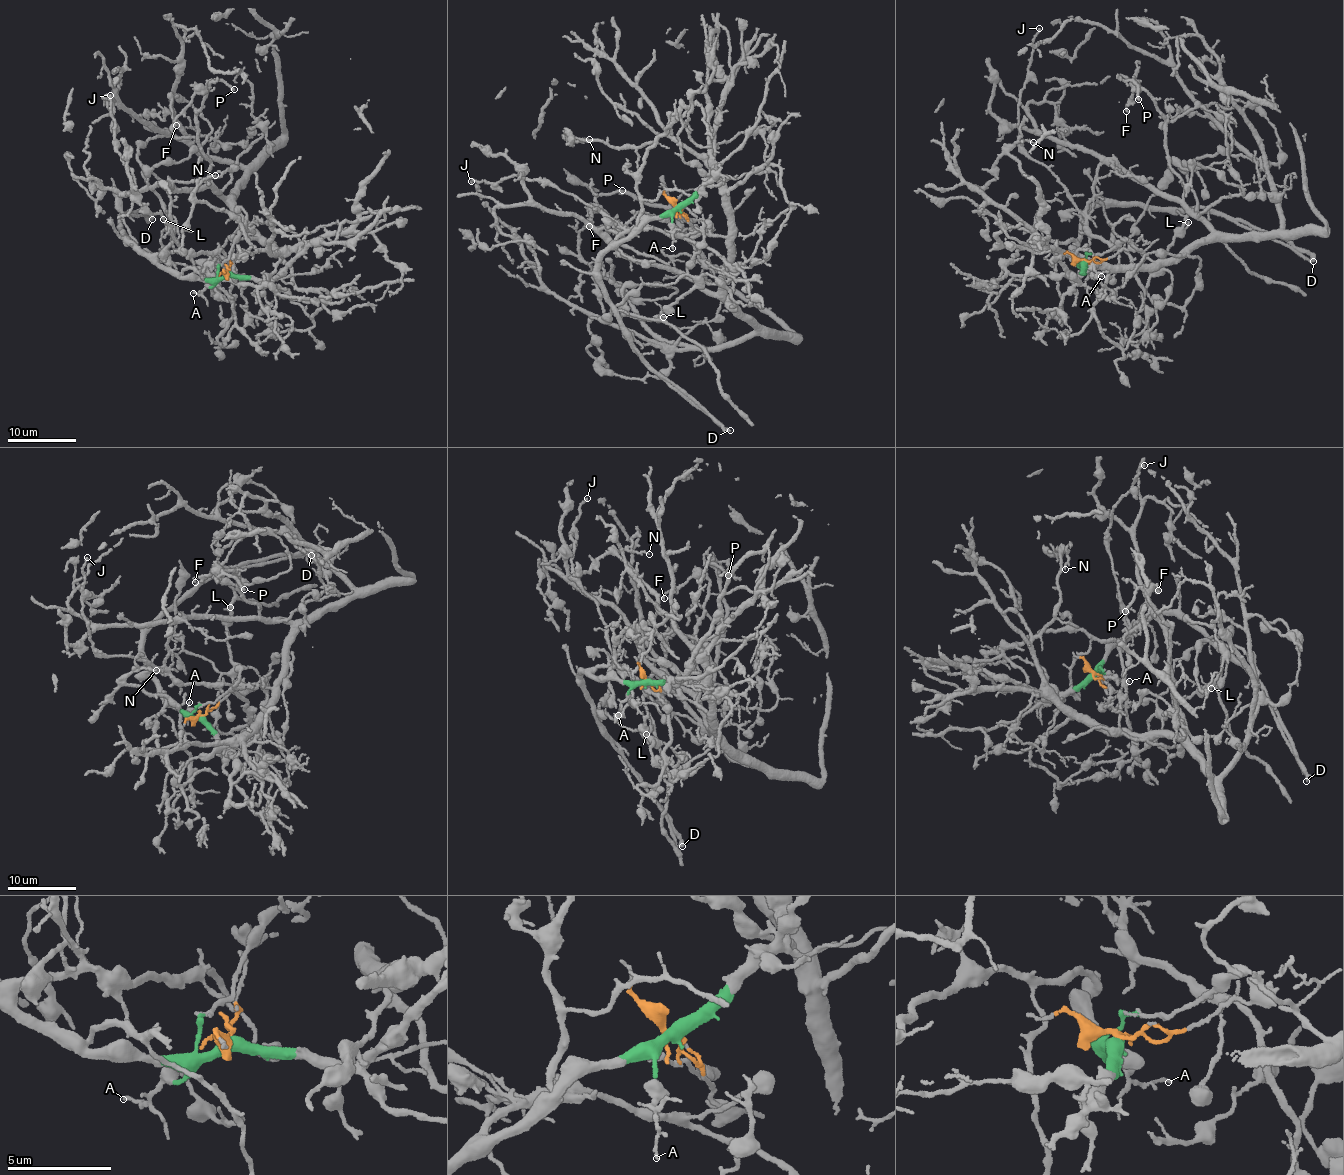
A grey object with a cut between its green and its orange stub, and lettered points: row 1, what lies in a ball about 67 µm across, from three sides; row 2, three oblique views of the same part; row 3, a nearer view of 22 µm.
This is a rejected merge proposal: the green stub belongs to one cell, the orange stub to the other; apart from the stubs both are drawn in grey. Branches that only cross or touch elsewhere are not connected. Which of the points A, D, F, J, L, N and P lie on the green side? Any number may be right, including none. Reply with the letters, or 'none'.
A, D, J, L

